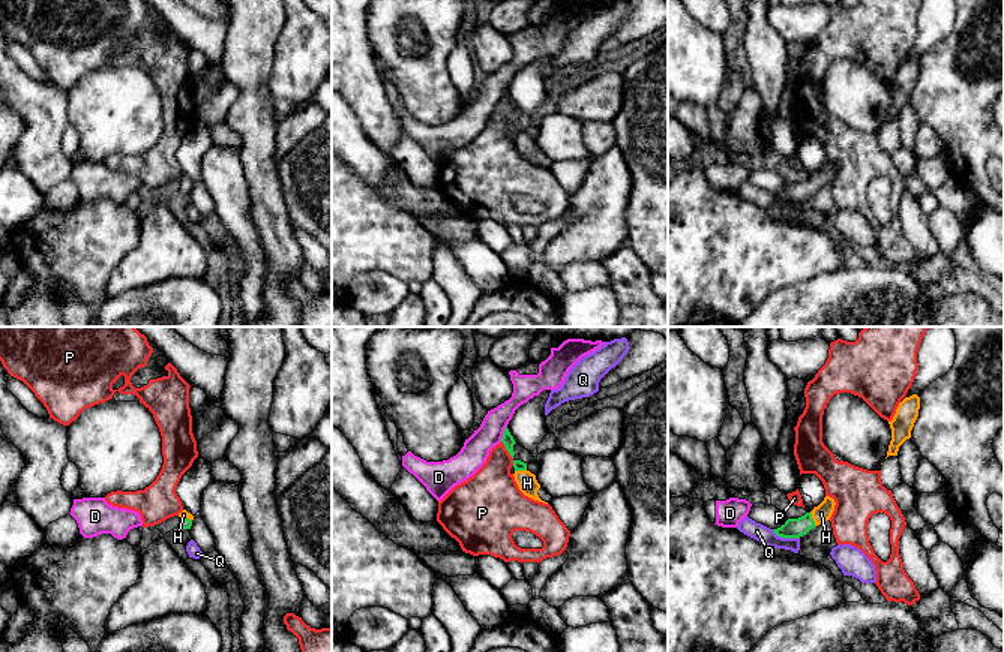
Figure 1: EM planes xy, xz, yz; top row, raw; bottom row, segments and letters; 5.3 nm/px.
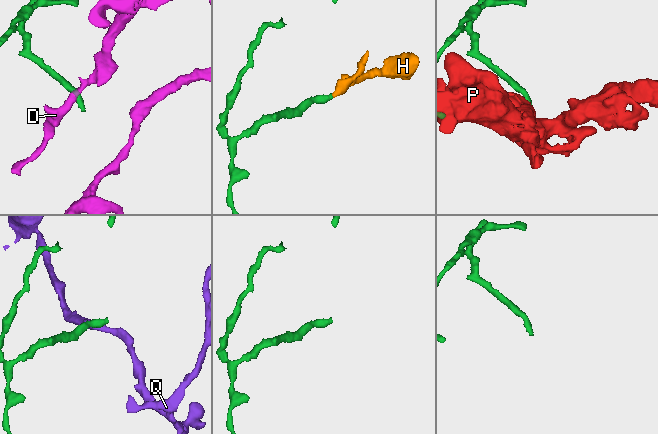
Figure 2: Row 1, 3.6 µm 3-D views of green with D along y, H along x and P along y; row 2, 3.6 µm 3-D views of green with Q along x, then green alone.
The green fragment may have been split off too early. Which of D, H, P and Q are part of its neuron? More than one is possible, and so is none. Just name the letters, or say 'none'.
H

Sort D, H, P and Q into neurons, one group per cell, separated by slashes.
D / H / P / Q

